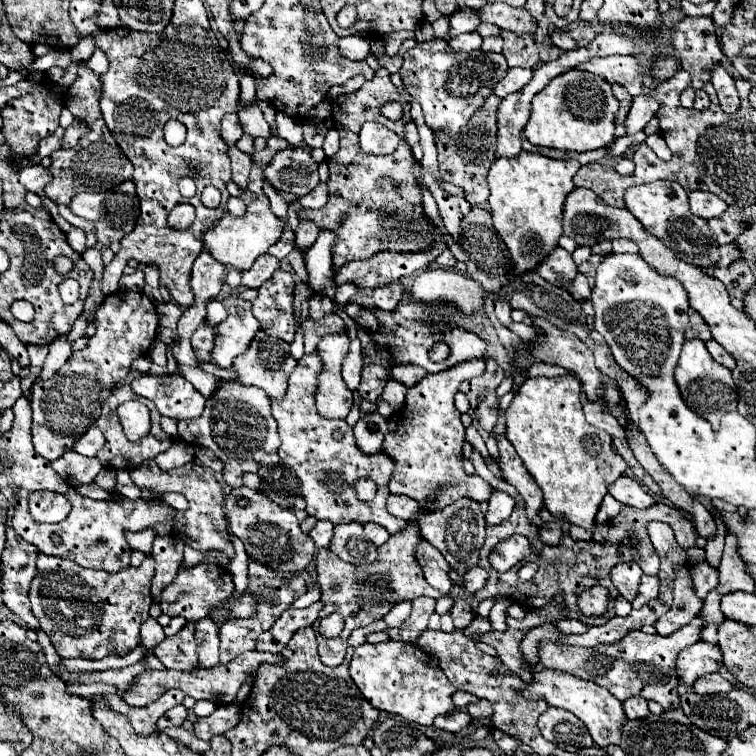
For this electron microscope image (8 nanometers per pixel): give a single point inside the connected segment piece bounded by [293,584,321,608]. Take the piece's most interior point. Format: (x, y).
(313, 594)

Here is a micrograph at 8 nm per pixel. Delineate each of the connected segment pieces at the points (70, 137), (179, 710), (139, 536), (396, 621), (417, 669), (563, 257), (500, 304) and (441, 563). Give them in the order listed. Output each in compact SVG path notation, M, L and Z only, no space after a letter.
M75 120L75 122L65 130L65 136L63 136L61 146L63 146L63 148L73 148L73 146L77 144L77 140L79 140L81 136L85 136L87 132L89 132L87 124L85 124L83 120Z
M179 704L161 716L157 726L159 726L159 730L165 730L169 726L181 726L185 722L185 718L187 718L187 708L183 704Z
M147 528L143 532L127 532L127 542L131 544L131 548L135 548L143 554L151 554L153 540L155 540L155 532L151 528Z
M403 600L401 604L395 604L391 610L389 610L389 614L385 614L385 622L387 622L387 626L389 628L393 628L393 626L399 626L407 616L409 616L409 612L411 612L411 602L409 600Z
M393 640L381 644L361 644L355 648L351 658L351 678L373 708L399 714L407 722L431 726L435 716L447 714L455 708L451 702L455 686L451 686L445 672L433 664L417 644L403 644Z
M557 246L551 254L543 258L543 262L539 262L539 268L535 272L551 284L565 286L569 280L577 276L577 266L573 264L571 254L561 246Z
M497 300L497 302L495 302L495 314L497 314L497 318L499 318L499 322L501 322L503 326L509 326L509 324L511 324L509 312L511 312L511 308L509 308L509 302L507 302L507 300Z
M423 542L417 546L417 556L419 556L419 564L423 566L425 572L425 580L437 588L441 594L449 594L449 564L447 560L441 556L441 552L437 548L433 548L431 544Z

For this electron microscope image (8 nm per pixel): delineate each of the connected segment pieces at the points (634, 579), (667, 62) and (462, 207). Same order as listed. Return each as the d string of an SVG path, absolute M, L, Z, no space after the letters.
M635 562L617 564L617 566L611 570L611 582L613 582L615 588L619 590L619 594L621 594L625 600L629 600L629 602L637 596L641 576L643 576L643 572L641 572L639 564L635 564Z
M667 56L667 58L663 58L661 62L657 62L657 64L653 66L653 78L657 78L657 80L667 80L667 78L671 78L677 70L679 70L677 60L671 58L671 56Z
M421 172L421 174L423 174L425 186L431 190L433 198L437 200L439 214L441 214L441 220L443 220L447 232L453 236L455 244L463 250L463 238L461 238L463 228L461 228L461 220L463 220L463 216L471 210L471 204L469 204L465 198L457 198L457 196L447 194L447 192L439 186L439 182L435 182L435 178L433 178L431 174L427 174L427 172Z

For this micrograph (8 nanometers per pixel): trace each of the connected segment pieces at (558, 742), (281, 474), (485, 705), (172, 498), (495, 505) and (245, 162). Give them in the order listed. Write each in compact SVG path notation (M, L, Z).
M547 708L547 712L539 716L539 730L545 740L571 754L595 746L585 724L575 714L561 708Z
M271 464L267 468L261 468L257 474L259 478L263 478L261 492L281 508L291 510L295 500L301 498L301 482L285 464Z
M479 700L475 704L467 704L465 708L473 718L483 718L483 716L491 716L493 714L493 708L491 708L491 702L487 700Z
M165 493L161 496L162 500L164 500L170 506L173 506L176 510L184 511L188 507L188 501L186 498L180 493Z
M493 492L491 500L489 500L489 510L487 510L487 524L501 524L507 520L507 516L511 516L515 506L515 500L511 496L507 496L505 492Z
M235 146L229 148L229 158L231 158L231 168L233 168L233 182L247 192L247 180L251 172L251 154L243 154Z

